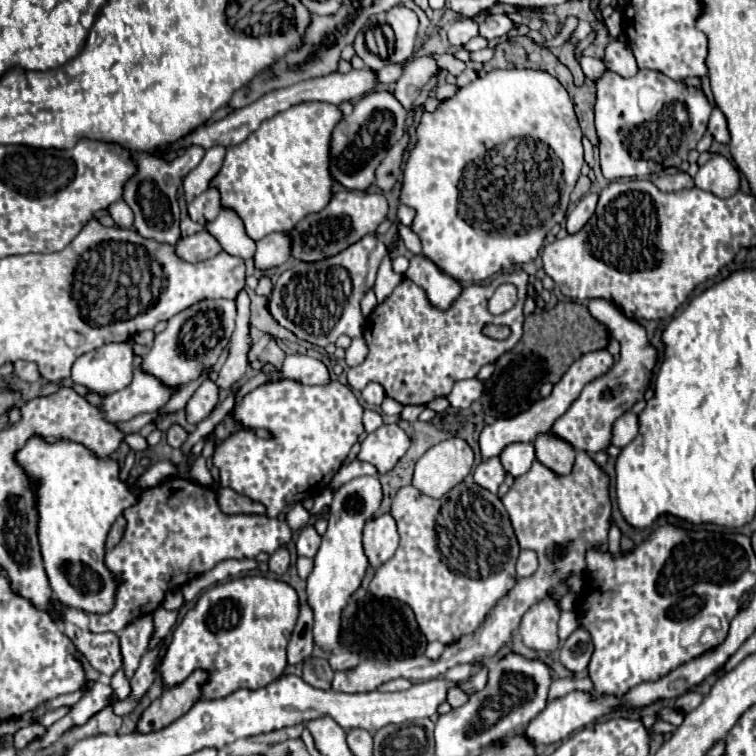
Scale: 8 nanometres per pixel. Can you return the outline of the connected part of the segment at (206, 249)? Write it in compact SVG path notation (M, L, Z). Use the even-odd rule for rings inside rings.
M205 230L193 236L179 238L175 244L175 254L185 262L201 262L221 252L219 242Z

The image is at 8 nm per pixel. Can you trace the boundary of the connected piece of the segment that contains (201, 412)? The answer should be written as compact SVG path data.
M205 380L199 386L199 390L187 402L187 422L189 424L199 424L213 412L213 408L217 406L217 392L219 388L211 380Z

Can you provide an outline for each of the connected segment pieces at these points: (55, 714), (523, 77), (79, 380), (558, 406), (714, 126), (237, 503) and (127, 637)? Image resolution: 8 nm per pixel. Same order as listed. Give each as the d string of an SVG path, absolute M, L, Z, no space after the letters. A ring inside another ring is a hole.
M63 706L63 708L57 708L57 710L49 710L49 712L45 712L45 716L41 718L41 724L49 728L49 726L55 724L59 718L63 718L69 710L71 710L71 708L65 708L65 706Z
M493 70L493 72L485 74L485 76L479 76L471 84L459 88L455 92L455 96L449 98L449 100L443 100L435 108L435 112L423 110L421 122L417 126L417 144L411 148L409 158L405 162L403 184L401 184L401 192L399 192L399 202L415 210L415 218L413 218L411 230L421 238L423 256L433 260L445 274L449 274L451 278L455 278L455 280L459 280L463 284L479 284L479 282L491 278L493 274L497 274L501 270L507 270L507 268L511 268L515 264L527 264L527 262L535 260L539 250L543 248L547 232L555 224L565 220L565 212L567 212L567 206L569 206L569 194L575 188L575 182L577 182L581 166L583 166L581 136L583 136L583 132L579 128L579 122L577 122L577 116L573 112L573 104L569 100L567 90L559 84L557 78L553 78L551 74L541 72L541 70ZM485 152L487 152L487 214L485 212L483 214L475 214L473 212L473 222L469 222L459 212L459 188L457 186L459 186L465 162L471 162L477 156L483 156Z
M115 342L83 354L71 368L71 380L97 394L111 394L125 388L133 374L135 342Z
M603 348L603 350L595 350L595 352L587 352L583 354L577 362L571 364L571 368L565 372L565 376L553 386L551 394L547 398L541 398L535 400L535 404L531 404L531 408L527 408L527 412L519 412L519 416L511 416L511 418L499 418L495 420L493 424L485 426L483 432L481 432L481 438L479 438L479 446L481 446L481 454L483 454L483 460L487 458L493 458L493 456L499 456L501 450L511 444L511 442L533 442L539 434L543 432L549 432L553 422L563 416L567 412L567 408L579 398L581 390L585 388L585 384L597 380L599 376L607 374L607 370L613 366L613 356Z
M715 106L709 118L709 132L713 134L713 138L719 144L729 144L729 130L727 130L727 118L723 116L723 112Z
M219 488L217 500L225 514L265 514L263 504L255 504L253 500L247 500L247 496L231 492L231 488Z
M149 614L133 620L127 628L123 628L123 632L119 632L121 656L127 678L131 678L135 674L135 668L139 668L139 660L147 650L151 636L153 636L153 618Z

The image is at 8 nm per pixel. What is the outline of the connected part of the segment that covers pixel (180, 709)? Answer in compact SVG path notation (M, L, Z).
M195 670L183 684L167 688L151 706L141 714L137 722L137 732L147 734L147 732L157 732L167 728L167 724L173 724L179 720L191 706L193 702L201 696L199 686L207 680L207 672Z

